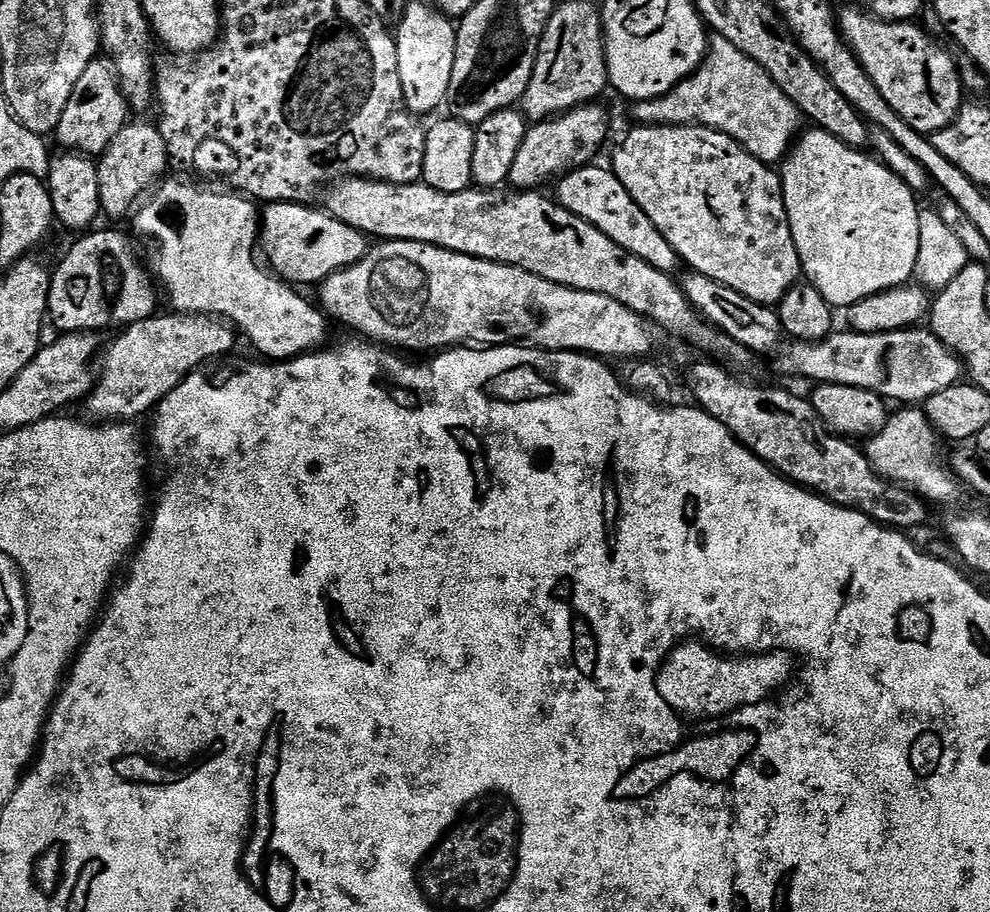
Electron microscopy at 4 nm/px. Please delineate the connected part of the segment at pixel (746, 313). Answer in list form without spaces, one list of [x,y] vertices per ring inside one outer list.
[[[688,270],[685,273],[684,280],[682,279],[684,294],[709,324],[725,332],[743,348],[757,354],[772,351],[775,353],[781,347],[780,336],[783,337],[785,331],[780,321],[780,313],[775,307],[754,302],[738,294],[738,290],[730,290],[730,286],[722,286],[722,282],[714,282],[714,278],[706,278],[706,274],[701,272]]]

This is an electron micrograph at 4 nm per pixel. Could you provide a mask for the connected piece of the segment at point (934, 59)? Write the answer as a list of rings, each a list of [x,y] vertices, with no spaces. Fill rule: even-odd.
[[[859,6],[839,9],[838,27],[849,48],[856,53],[860,64],[866,70],[870,82],[890,102],[890,106],[916,132],[931,134],[942,130],[952,123],[961,110],[962,85],[960,73],[956,67],[956,56],[948,53],[939,44],[935,35],[929,34],[916,22],[893,22],[891,20],[877,20],[875,16],[864,11]]]

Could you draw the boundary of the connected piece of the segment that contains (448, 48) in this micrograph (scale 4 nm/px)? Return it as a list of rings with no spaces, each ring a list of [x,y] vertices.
[[[409,3],[399,21],[400,29],[395,29],[396,49],[398,50],[398,78],[402,78],[402,94],[406,106],[413,116],[424,118],[427,112],[443,105],[450,90],[450,74],[454,74],[454,58],[456,57],[456,29],[457,25],[445,16],[439,8],[428,4]]]

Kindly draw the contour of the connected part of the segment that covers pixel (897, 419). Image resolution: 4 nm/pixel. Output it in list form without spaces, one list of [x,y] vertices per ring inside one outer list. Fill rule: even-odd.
[[[904,406],[899,410],[901,412],[893,411],[889,415],[886,426],[882,426],[878,434],[867,437],[866,455],[872,463],[872,469],[885,480],[911,488],[929,505],[950,503],[959,492],[962,492],[962,488],[955,475],[946,467],[945,461],[944,464],[940,461],[940,433],[924,417],[919,407]]]

